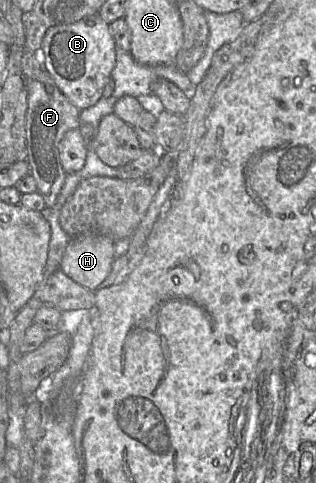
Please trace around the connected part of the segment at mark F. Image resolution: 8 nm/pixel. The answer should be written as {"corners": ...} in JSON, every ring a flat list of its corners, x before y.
{"corners":[[46,70,43,74,34,76,33,79,26,79,26,88,28,97,26,112,27,161,30,173,37,183,37,192,43,196,47,207,53,207,67,174,61,164,59,145,68,131,79,128,81,110,68,101]]}

